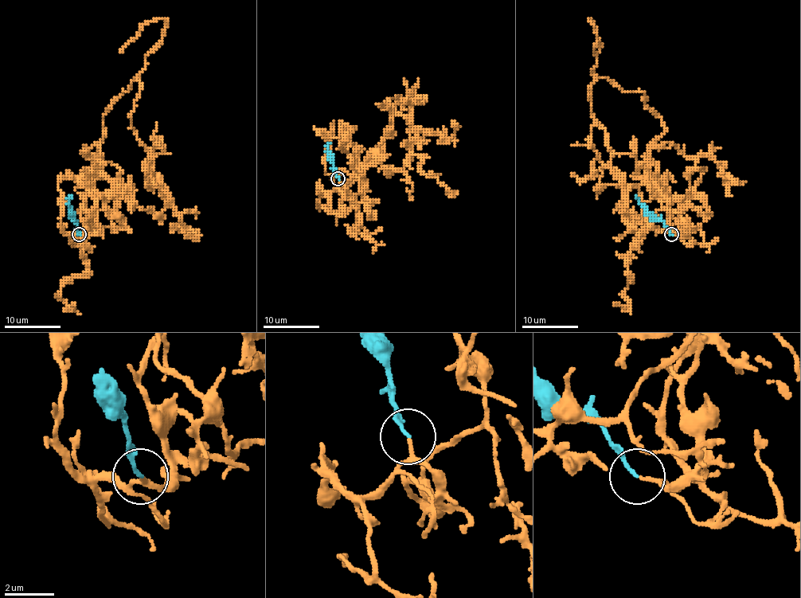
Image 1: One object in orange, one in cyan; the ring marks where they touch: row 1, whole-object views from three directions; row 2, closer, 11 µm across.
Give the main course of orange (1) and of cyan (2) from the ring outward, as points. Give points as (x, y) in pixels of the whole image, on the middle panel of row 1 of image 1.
1: (338, 179), (355, 203), (345, 187), (383, 148), (399, 95), (389, 100), (408, 121), (408, 155), (458, 190)
2: (338, 179), (327, 145), (330, 142)

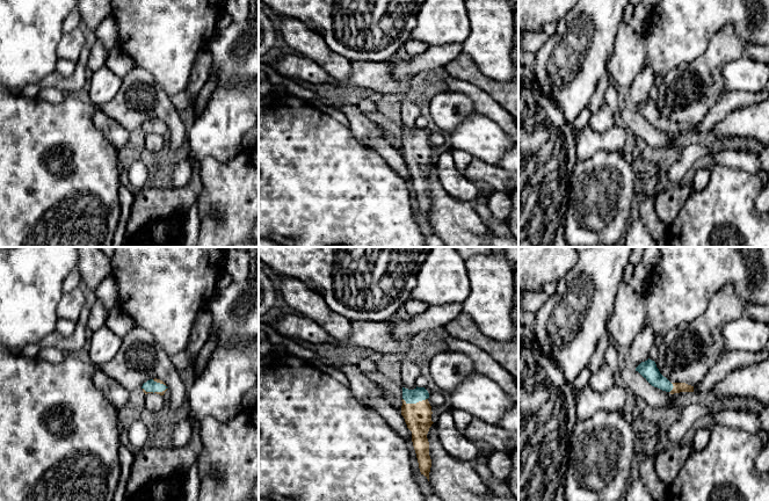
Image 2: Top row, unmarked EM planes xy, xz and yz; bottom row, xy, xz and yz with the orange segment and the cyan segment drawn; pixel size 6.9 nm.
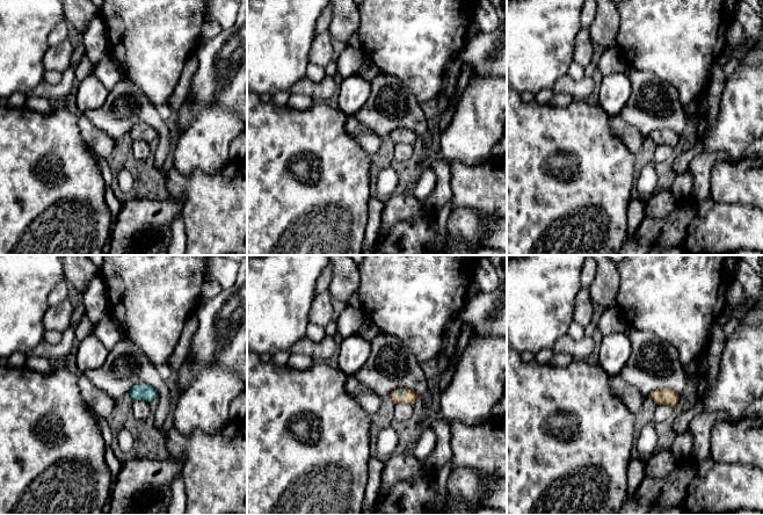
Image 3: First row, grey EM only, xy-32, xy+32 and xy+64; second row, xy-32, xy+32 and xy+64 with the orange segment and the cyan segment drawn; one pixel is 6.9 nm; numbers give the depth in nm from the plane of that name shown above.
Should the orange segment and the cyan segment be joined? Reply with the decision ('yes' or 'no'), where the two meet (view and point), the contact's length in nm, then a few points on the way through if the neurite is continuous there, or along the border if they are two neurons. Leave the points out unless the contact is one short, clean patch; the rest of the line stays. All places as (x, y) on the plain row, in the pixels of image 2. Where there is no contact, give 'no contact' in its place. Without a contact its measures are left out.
yes; meets orange in xz at (414, 144); contact 180 nm long; runs through xz (418, 157), (414, 144), (418, 135)

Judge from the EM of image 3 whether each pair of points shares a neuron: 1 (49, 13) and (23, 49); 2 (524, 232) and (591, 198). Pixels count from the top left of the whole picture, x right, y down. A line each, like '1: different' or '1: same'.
1: same
2: same

